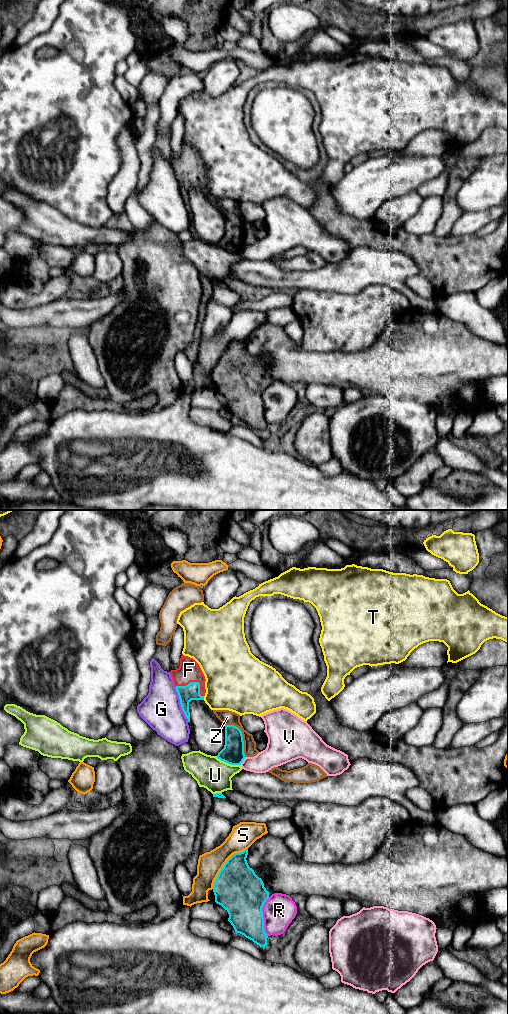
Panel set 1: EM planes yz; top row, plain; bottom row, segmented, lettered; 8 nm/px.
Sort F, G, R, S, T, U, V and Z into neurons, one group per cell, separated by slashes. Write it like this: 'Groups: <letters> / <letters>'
Groups: F / G / R / S / T / U / V / Z

